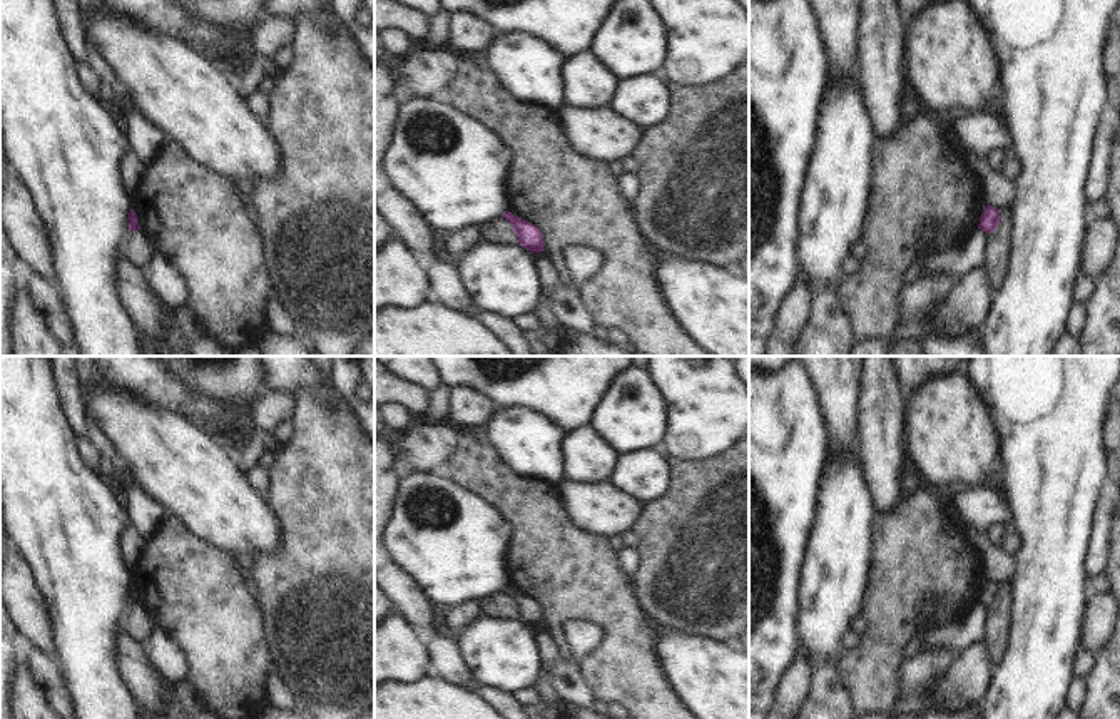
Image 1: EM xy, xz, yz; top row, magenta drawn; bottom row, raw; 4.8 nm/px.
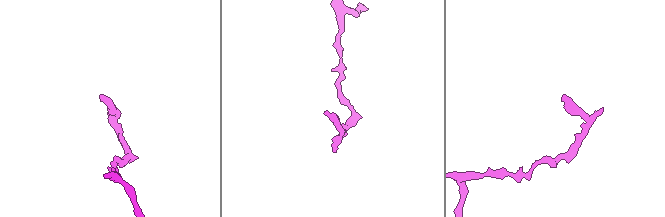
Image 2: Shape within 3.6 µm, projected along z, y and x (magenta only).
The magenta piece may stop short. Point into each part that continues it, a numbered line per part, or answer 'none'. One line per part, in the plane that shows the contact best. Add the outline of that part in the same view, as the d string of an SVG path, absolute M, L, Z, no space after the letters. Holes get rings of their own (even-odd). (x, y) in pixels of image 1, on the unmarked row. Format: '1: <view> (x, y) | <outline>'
none

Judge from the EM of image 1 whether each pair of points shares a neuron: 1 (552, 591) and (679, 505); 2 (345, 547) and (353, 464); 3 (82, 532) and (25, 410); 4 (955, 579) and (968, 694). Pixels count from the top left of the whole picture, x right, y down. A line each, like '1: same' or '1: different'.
1: different
2: same
3: same
4: different

